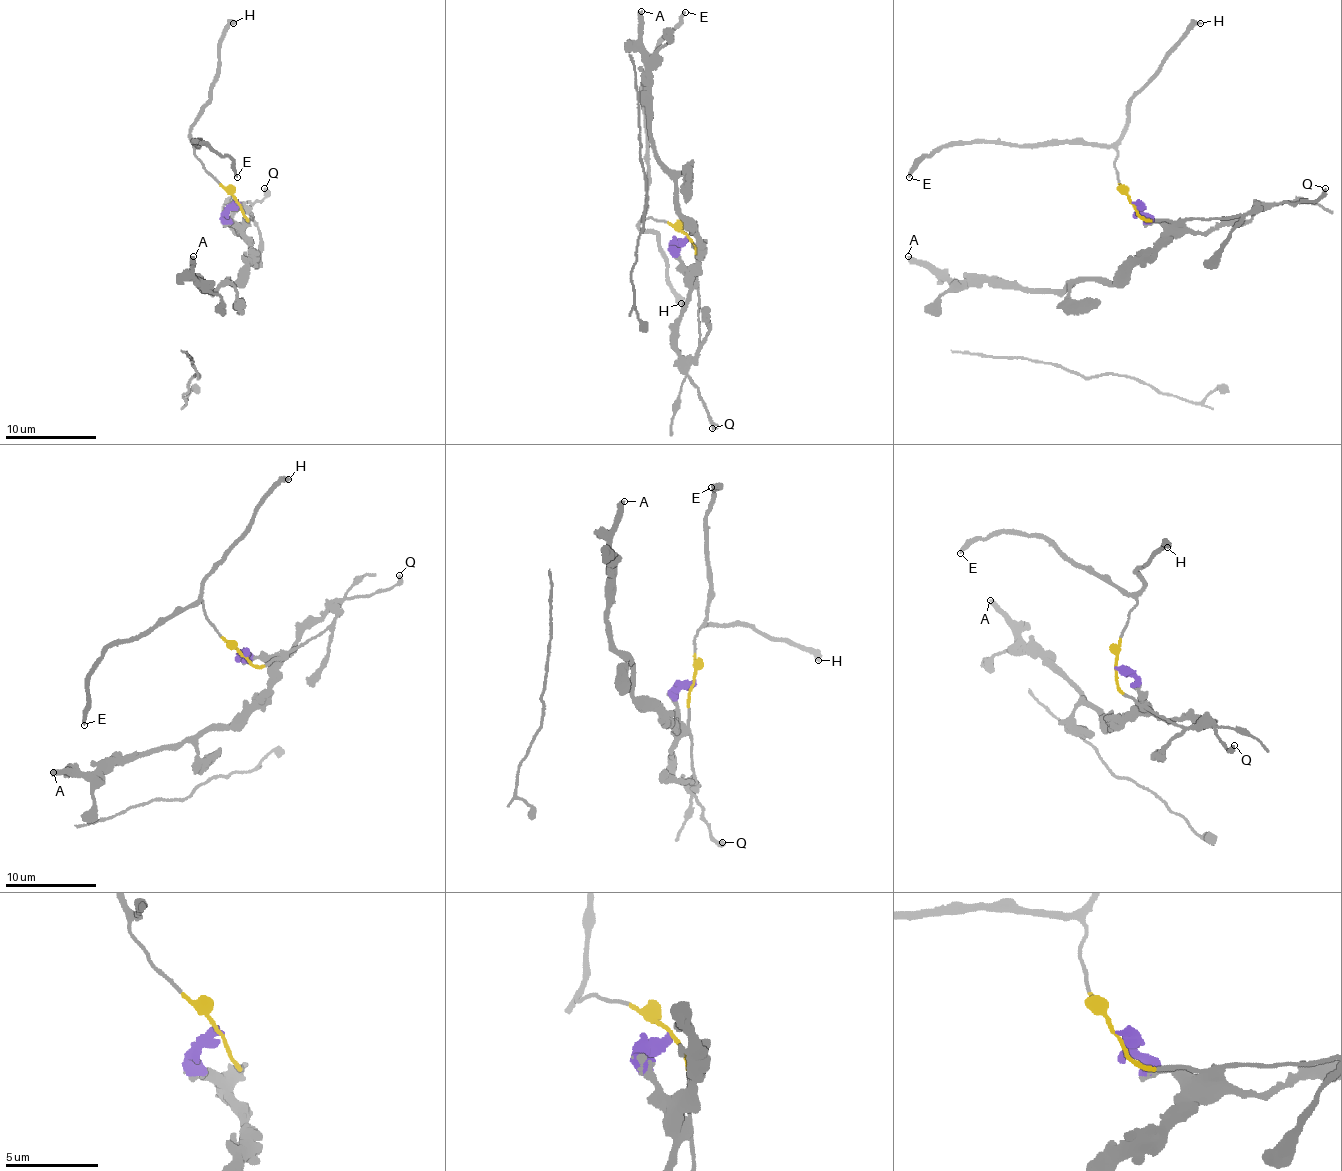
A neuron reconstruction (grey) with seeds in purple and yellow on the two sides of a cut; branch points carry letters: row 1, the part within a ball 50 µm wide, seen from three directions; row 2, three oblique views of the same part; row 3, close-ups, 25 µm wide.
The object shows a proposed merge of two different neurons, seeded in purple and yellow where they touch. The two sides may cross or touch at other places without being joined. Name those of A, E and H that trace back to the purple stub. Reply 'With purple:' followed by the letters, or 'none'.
With purple: A

